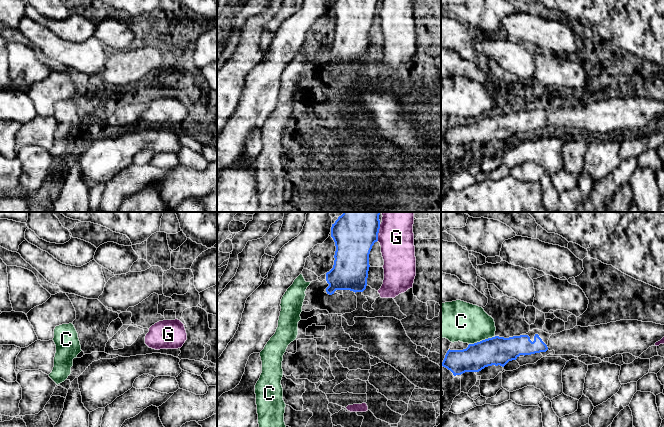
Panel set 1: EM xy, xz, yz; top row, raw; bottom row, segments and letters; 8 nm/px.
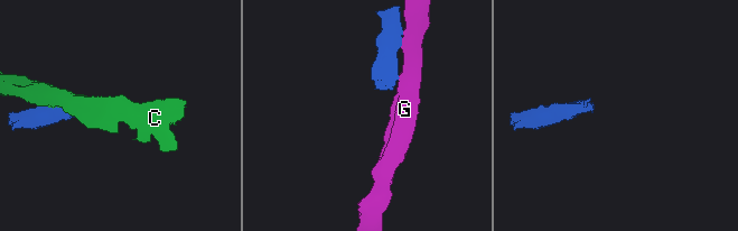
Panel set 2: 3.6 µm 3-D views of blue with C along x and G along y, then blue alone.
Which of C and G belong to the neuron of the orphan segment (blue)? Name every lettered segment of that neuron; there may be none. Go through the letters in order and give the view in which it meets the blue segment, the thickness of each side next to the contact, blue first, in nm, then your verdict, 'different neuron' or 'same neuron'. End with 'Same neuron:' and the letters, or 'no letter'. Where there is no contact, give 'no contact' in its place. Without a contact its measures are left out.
C: contact in yz; calibres 220 and 320 nm; different neuron
G: contact in xz; calibres 360 and 280 nm; different neuron
Same neuron: no letter

